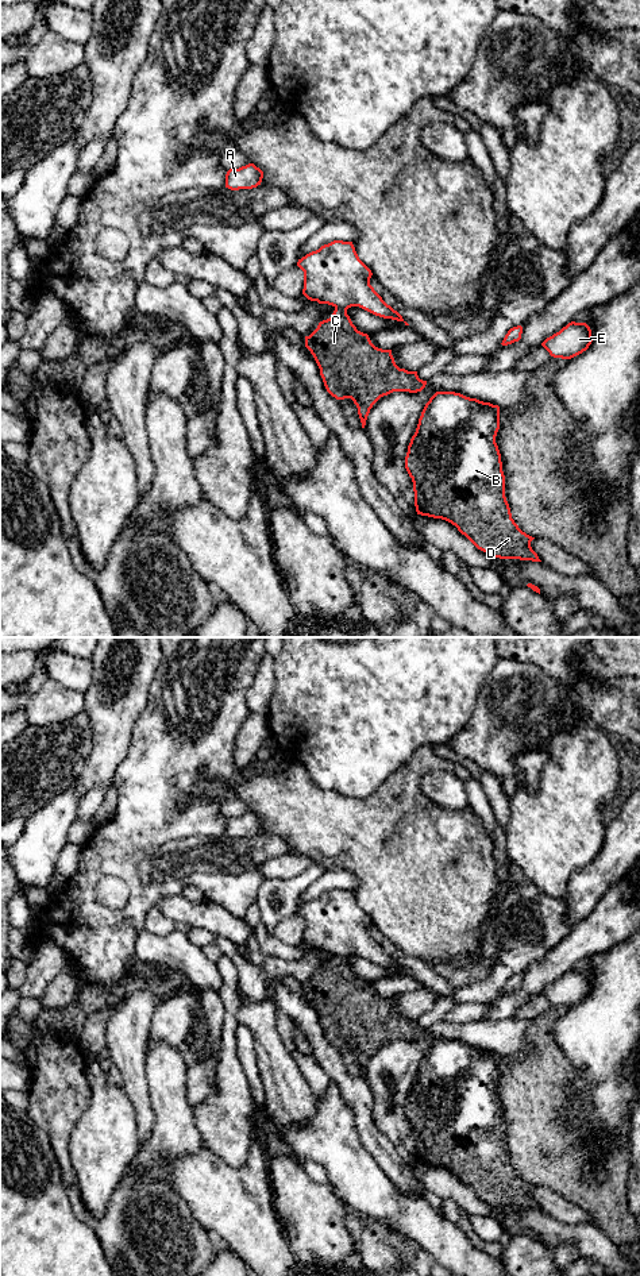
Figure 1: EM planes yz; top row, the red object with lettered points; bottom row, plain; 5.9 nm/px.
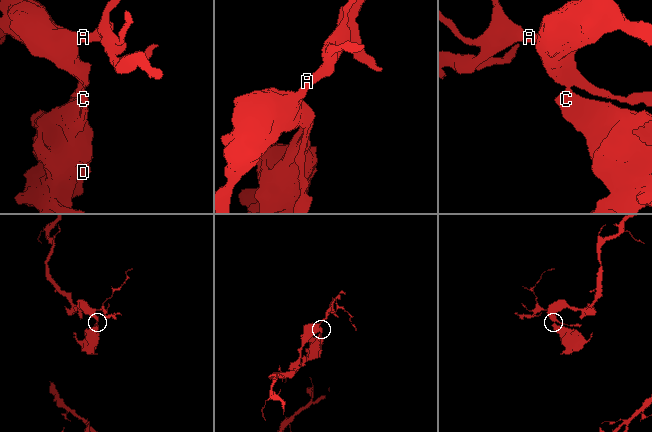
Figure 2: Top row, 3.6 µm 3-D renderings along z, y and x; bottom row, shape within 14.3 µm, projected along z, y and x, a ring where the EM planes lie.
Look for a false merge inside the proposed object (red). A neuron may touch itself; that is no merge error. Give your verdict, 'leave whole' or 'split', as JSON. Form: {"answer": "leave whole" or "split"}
{"answer": "split"}

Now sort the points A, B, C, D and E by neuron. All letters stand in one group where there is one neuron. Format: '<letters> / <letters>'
A E / B C D

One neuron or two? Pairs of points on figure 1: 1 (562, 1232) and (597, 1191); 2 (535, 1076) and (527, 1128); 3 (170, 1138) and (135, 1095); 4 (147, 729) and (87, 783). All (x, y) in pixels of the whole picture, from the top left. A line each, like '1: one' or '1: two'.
1: two
2: one
3: two
4: two

